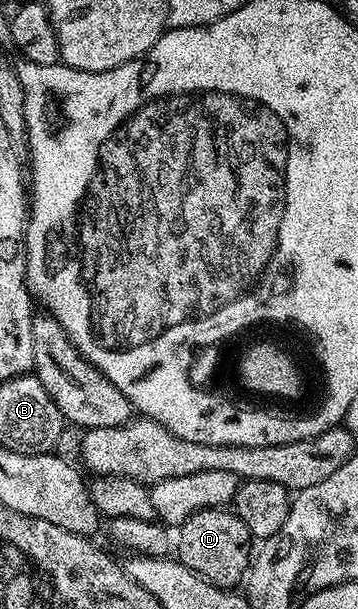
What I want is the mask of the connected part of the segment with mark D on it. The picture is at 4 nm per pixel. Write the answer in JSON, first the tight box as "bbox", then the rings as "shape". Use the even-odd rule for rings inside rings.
{"bbox":[177,509,253,590],"shape":[[[230,509],[202,510],[177,527],[178,561],[217,588],[235,590],[238,582],[240,585],[246,579],[252,557],[253,539],[249,528],[245,528],[239,515]]]}

